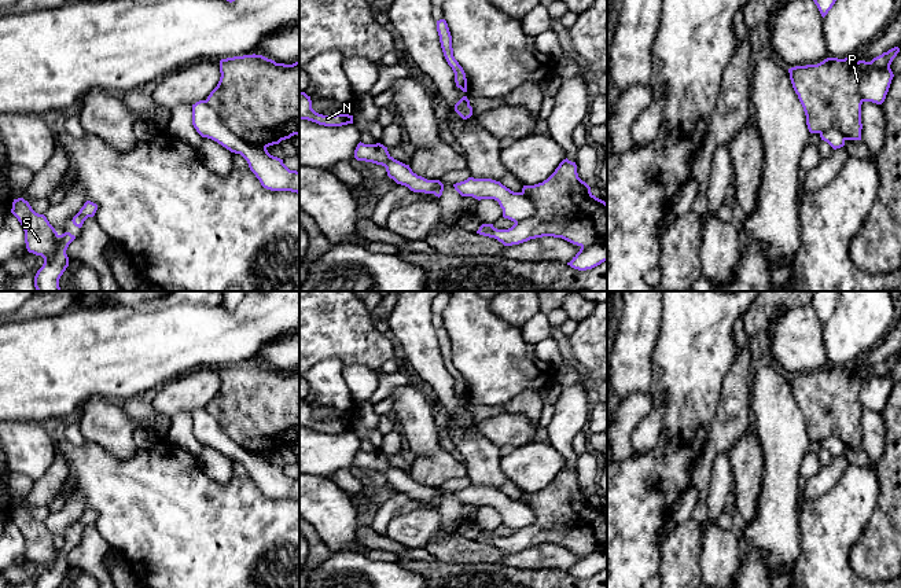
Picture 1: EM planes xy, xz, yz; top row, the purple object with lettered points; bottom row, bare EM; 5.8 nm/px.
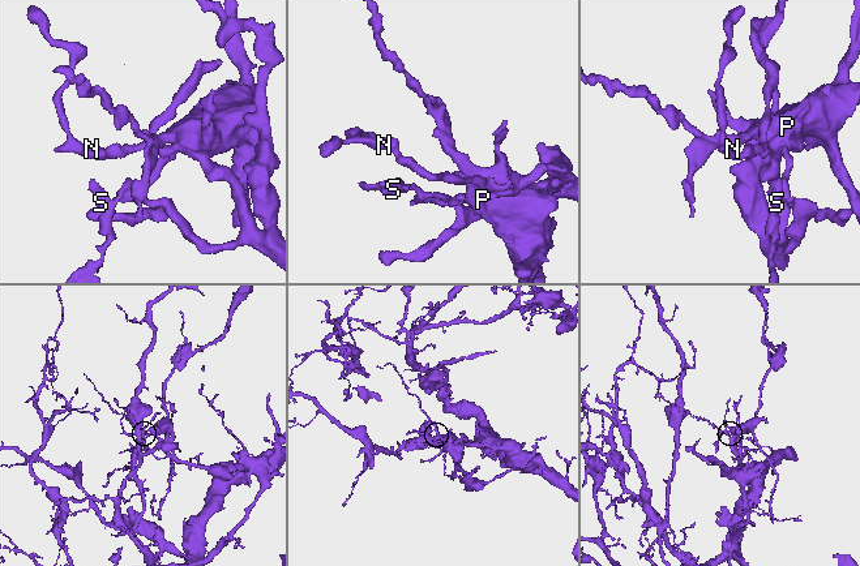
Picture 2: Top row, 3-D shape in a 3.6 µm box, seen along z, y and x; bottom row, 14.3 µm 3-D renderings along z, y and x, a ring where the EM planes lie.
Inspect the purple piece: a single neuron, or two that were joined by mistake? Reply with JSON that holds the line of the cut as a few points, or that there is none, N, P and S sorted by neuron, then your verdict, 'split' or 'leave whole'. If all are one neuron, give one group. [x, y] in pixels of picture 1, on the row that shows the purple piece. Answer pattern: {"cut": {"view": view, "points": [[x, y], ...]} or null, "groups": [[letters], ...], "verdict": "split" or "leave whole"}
{"cut": {"view": "xy", "points": [[205, 100], [236, 136], [265, 147]]}, "groups": [["N"], ["P", "S"]], "verdict": "split"}

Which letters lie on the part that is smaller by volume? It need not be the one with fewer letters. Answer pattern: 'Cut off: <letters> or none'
Cut off: P, S

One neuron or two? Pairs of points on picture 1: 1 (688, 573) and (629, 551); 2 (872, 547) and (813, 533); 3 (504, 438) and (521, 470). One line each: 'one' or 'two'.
1: two
2: two
3: two

